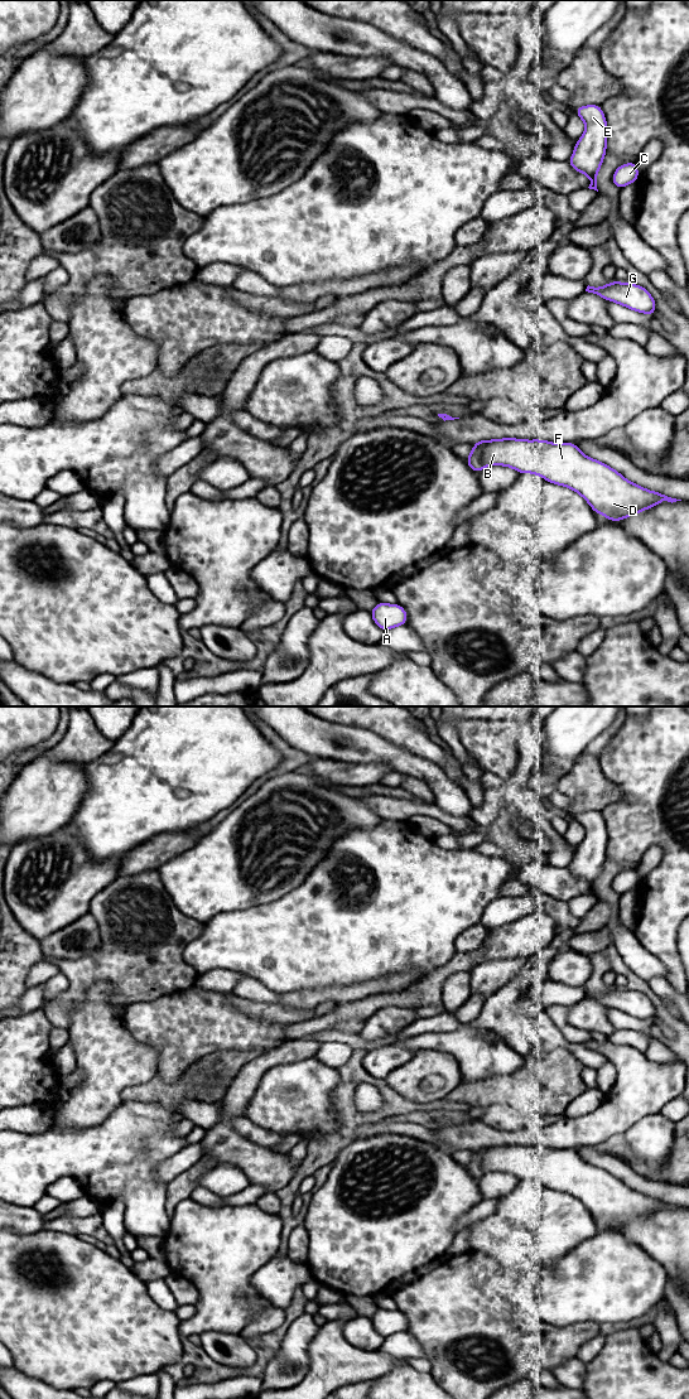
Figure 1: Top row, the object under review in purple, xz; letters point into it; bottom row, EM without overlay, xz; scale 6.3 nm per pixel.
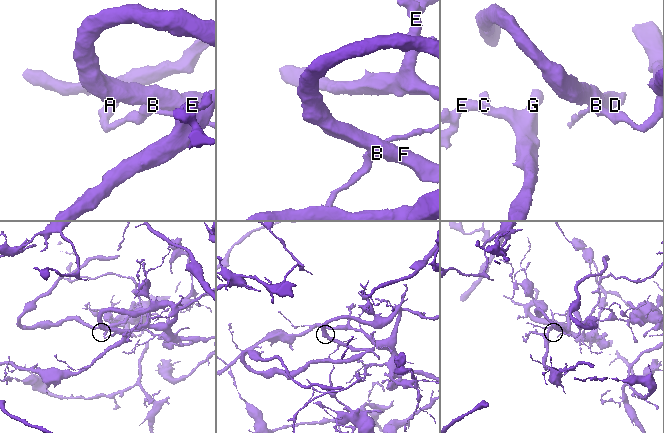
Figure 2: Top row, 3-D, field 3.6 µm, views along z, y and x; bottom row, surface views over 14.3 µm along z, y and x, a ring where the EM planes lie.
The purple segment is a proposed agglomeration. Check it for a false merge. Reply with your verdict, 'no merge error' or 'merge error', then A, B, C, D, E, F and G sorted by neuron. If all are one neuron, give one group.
merge error; groups A / B C D E F G

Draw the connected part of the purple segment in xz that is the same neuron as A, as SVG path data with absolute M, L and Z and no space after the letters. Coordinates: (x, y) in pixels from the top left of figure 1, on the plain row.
M379 1308L375 1314L370 1317L374 1328L382 1336L387 1337L401 1331L406 1331L408 1321L400 1311L386 1311Z

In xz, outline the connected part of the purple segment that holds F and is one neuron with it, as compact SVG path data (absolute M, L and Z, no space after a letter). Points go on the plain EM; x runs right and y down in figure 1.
M515 1144L477 1148L485 1173L506 1172L519 1181L534 1179L550 1190L565 1192L579 1200L596 1220L613 1229L662 1207L681 1207L627 1187L610 1172L584 1162L575 1149Z

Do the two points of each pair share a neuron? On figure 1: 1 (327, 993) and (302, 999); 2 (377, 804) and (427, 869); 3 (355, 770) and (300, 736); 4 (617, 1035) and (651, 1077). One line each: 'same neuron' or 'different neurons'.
1: same neuron
2: different neurons
3: different neurons
4: different neurons

